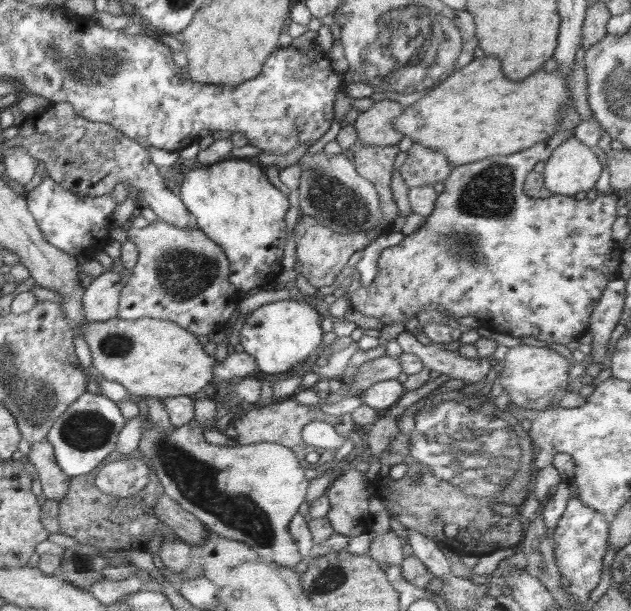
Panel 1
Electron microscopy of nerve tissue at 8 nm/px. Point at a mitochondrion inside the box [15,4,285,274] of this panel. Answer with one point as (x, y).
(76, 59)

